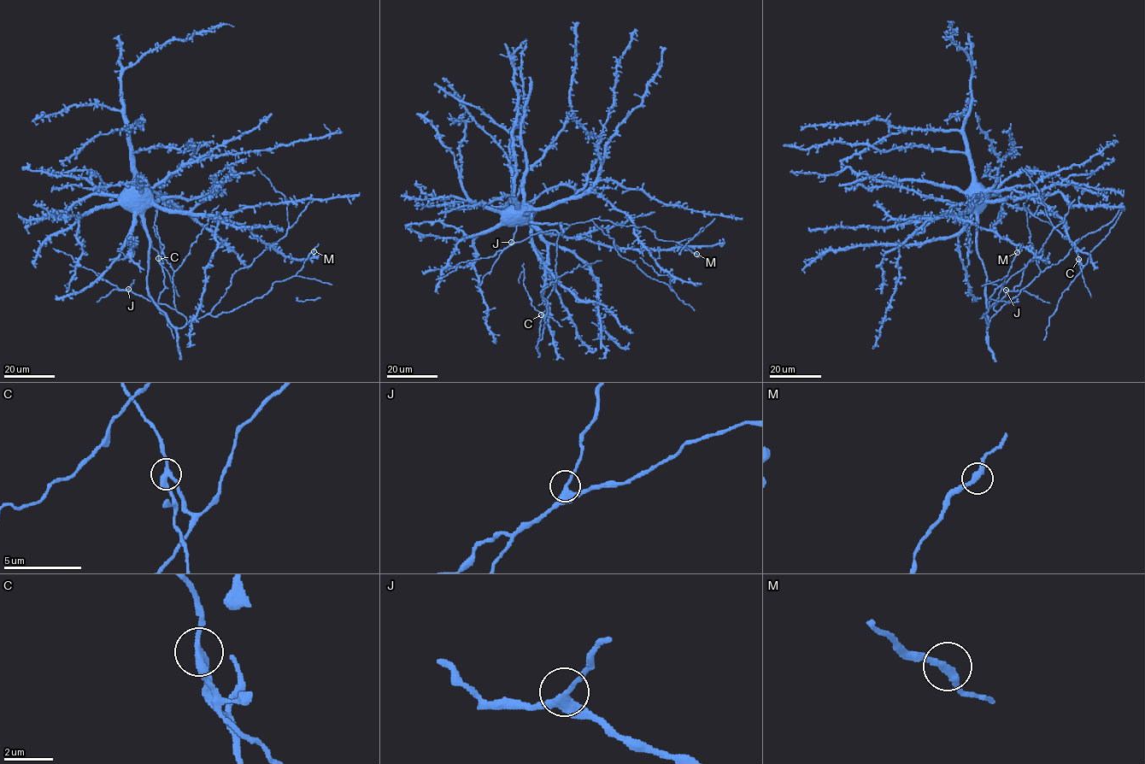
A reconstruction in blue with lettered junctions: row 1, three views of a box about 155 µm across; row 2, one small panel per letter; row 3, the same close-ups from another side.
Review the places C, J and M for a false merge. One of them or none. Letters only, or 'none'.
C

